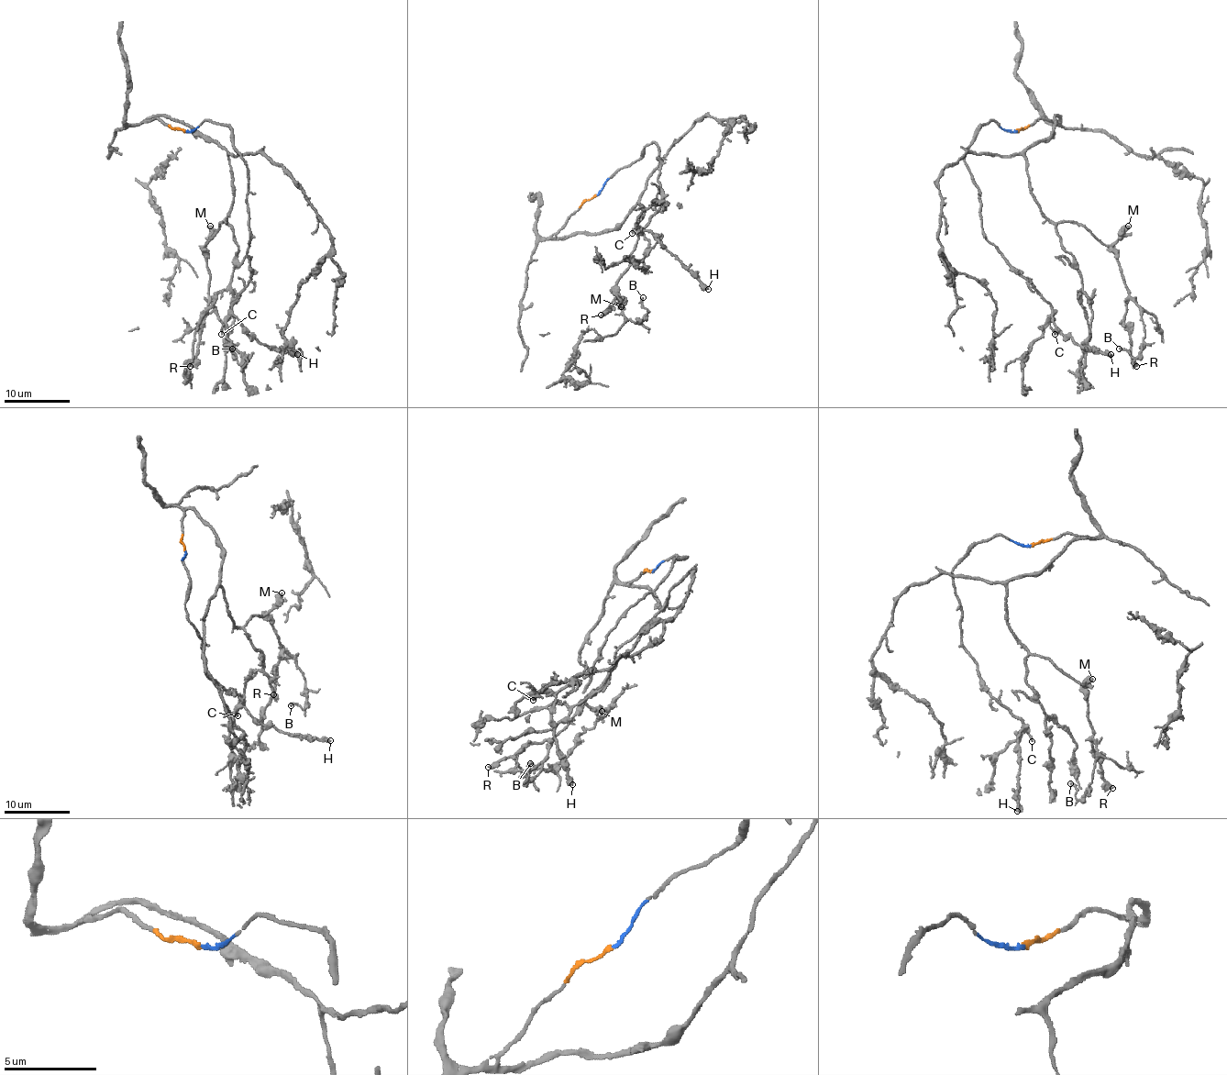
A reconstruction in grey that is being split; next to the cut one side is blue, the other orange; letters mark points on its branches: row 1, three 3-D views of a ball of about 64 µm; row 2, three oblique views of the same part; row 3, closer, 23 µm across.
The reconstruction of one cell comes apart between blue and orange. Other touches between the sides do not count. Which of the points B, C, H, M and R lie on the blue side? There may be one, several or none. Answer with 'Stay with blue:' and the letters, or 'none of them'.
Stay with blue: C, H

